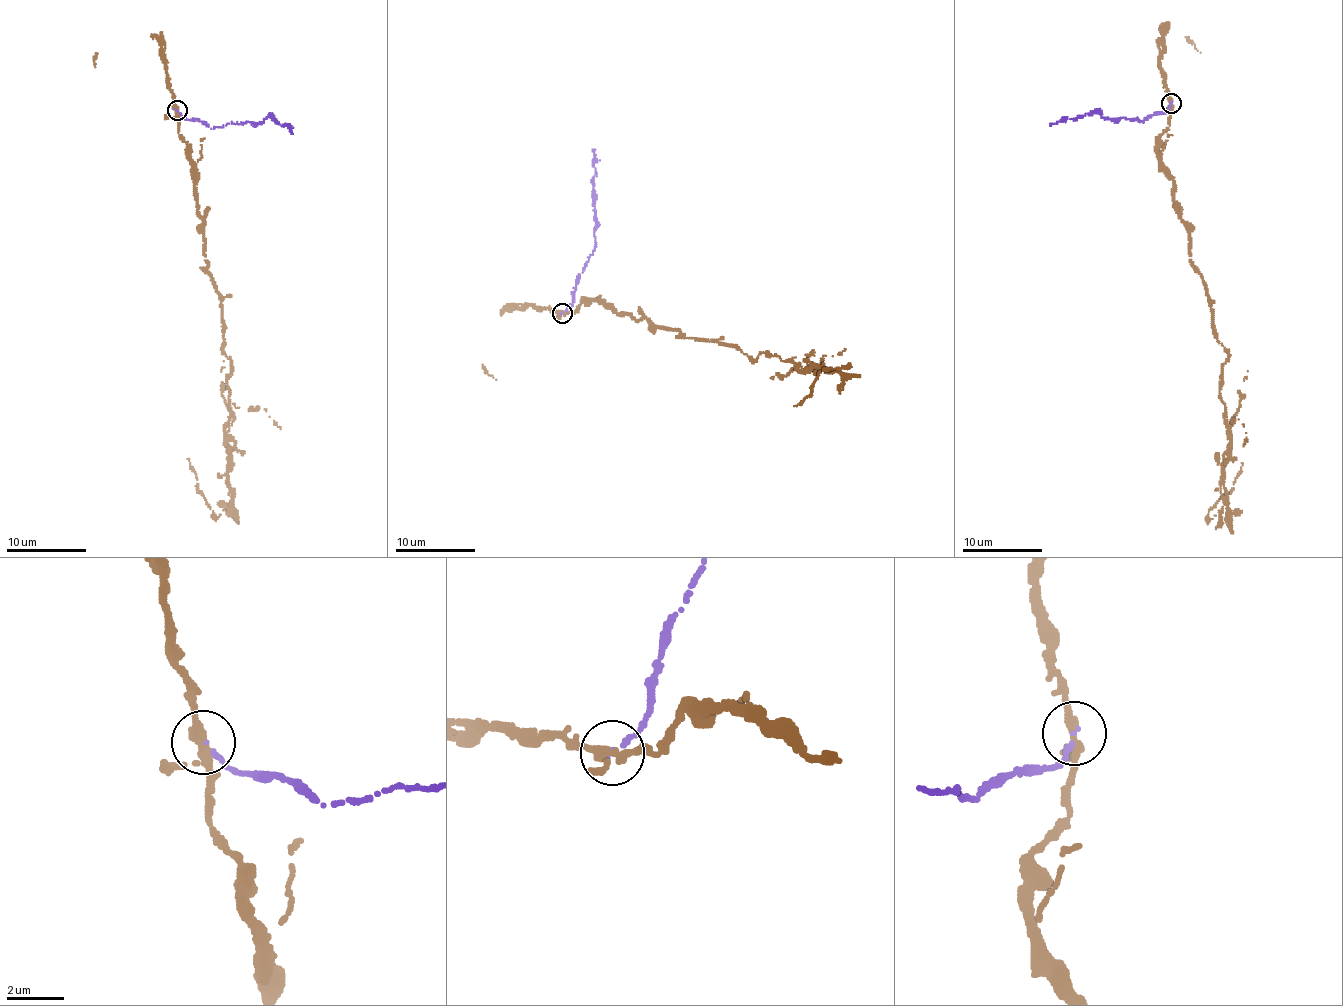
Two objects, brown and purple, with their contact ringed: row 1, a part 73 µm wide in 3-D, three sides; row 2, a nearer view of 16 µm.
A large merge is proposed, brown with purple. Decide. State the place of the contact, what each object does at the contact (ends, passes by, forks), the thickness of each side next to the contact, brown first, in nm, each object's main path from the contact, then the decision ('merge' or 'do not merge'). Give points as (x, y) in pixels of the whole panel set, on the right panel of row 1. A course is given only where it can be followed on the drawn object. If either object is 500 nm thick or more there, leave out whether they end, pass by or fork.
place (1171, 103); brown forks; purple ends; calibres 260 and 180 nm; course brown (1171, 103), (1159, 161), (1228, 353), (1219, 395), (1231, 454), (1210, 521), (1241, 463); course purple (1171, 103), (1164, 113), (1148, 115), (1143, 122), (1132, 118), (1104, 119), (1100, 112), (1060, 119), (1050, 125); do not merge

